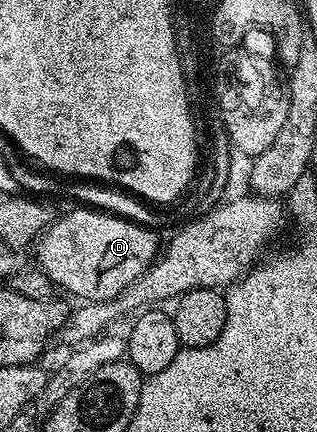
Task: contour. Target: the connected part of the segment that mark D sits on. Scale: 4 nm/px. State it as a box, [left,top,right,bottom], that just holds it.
[36,208,160,302]

